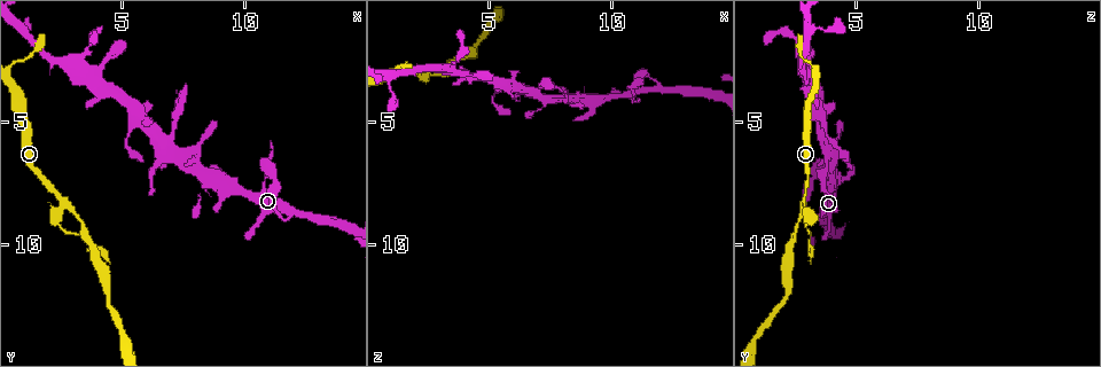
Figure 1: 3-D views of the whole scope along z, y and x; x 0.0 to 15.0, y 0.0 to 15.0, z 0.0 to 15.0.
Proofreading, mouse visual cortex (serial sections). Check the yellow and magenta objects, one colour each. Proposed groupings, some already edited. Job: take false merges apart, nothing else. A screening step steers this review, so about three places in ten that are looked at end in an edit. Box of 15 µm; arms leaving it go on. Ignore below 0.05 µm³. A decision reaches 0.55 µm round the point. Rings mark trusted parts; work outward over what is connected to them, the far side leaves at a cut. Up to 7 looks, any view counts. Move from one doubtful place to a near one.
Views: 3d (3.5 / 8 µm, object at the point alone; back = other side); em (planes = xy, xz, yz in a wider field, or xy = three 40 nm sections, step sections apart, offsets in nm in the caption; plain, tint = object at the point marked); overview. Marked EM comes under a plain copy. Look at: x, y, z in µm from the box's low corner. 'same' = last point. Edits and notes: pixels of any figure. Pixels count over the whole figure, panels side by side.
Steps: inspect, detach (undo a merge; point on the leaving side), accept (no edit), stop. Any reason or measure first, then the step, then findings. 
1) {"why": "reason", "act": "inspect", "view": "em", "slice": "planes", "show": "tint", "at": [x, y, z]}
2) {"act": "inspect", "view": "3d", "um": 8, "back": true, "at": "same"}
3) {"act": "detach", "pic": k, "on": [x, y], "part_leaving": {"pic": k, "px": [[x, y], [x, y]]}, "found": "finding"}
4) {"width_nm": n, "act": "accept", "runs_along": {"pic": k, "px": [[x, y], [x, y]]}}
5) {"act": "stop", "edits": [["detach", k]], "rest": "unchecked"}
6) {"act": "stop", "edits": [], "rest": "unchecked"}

{"act": "inspect", "view": "em", "slice": "xy", "step": 3, "show": "tint", "at": [5.1, 5.8, 4.0]}

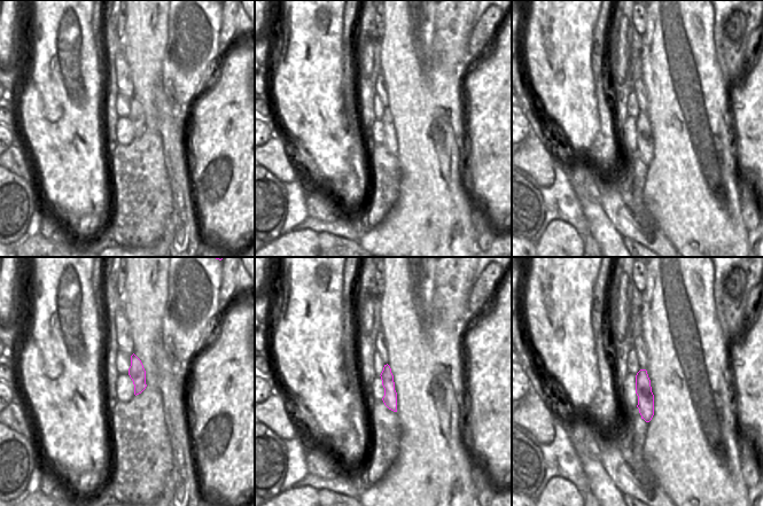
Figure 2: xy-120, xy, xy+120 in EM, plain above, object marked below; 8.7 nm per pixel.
{"why": "wider look", "act": "inspect", "view": "3d", "um": 3.5, "back": true, "at": "same"}

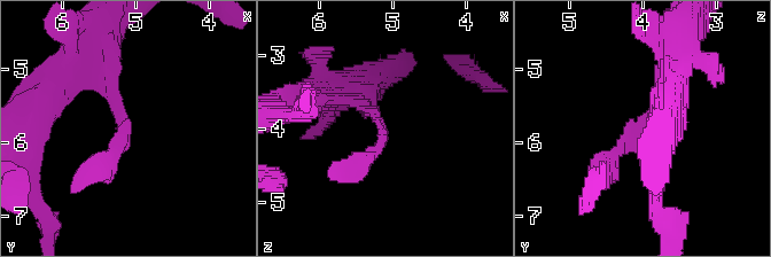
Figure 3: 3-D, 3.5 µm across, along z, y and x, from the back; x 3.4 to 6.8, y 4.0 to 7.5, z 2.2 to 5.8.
{"arm_widths_nm": [200, 300], "act": "accept", "runs_along": {"pic": 3, "px": [[670, 70], [659, 109], [599, 176]]}, "found": "continuous, no second cell"}

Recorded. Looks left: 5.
{"why": "branch point", "act": "inspect", "view": "3d", "um": 8, "at": [2.5, 8.3, 2.8]}

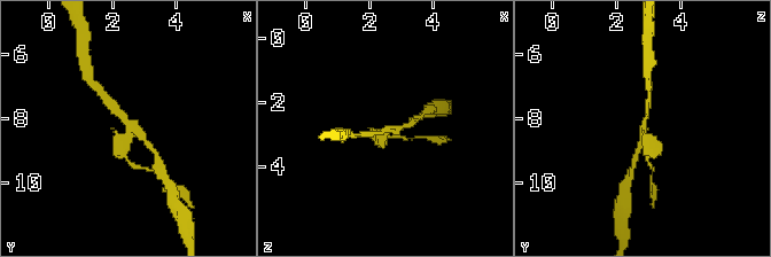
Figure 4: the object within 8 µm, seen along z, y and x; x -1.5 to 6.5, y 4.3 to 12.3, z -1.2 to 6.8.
{"why": "now the EM", "act": "inspect", "view": "em", "slice": "planes", "show": "tint", "at": [2.6, 8.3, 2.9]}

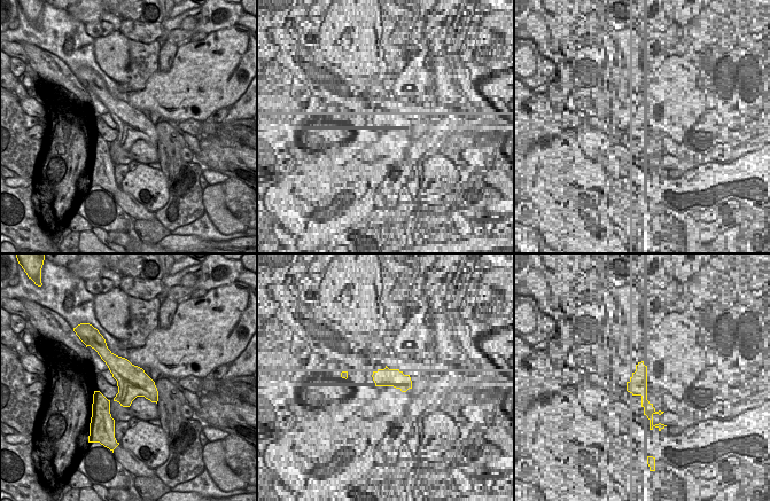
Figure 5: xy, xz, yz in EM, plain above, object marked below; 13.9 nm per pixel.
{"act": "accept", "runs_along": {"pic": 4, "px": [[109, 100], [125, 122], [154, 152]]}, "found": "continuous, no second cell"}

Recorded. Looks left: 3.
{"why": "abrupt turn", "act": "inspect", "view": "3d", "um": 8, "at": [11.0, 6.9, 3.4]}

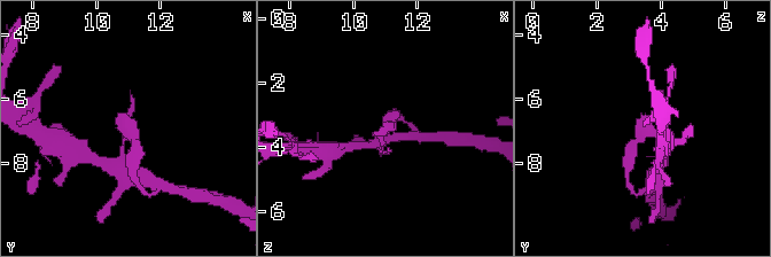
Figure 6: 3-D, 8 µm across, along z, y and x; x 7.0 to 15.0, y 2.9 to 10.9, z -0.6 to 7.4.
{"act": "inspect", "view": "3d", "um": 3.5, "at": [11.0, 6.9, 3.5]}

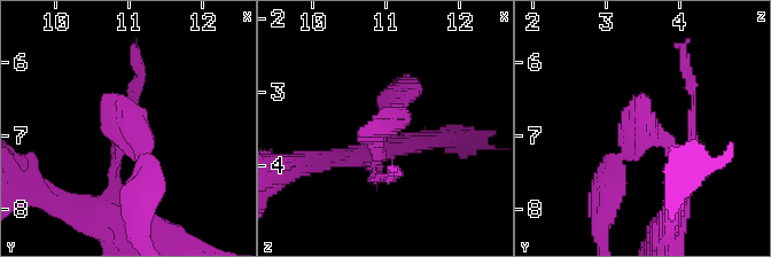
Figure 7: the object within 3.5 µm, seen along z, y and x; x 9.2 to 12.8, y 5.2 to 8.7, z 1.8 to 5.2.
{"act": "detach", "pic": 7, "on": [140, 115], "found": "a second cell is stuck on"}

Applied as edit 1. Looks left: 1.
{"act": "stop", "edits": [["detach", 7]], "rest": "unchecked"}

